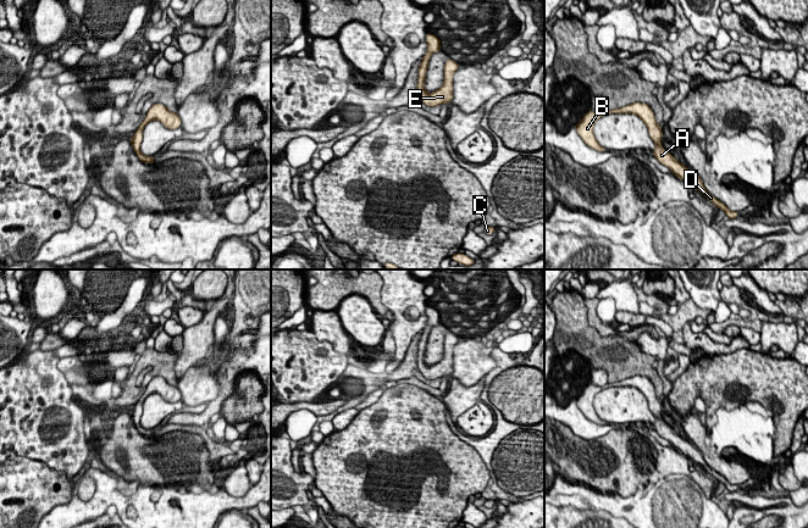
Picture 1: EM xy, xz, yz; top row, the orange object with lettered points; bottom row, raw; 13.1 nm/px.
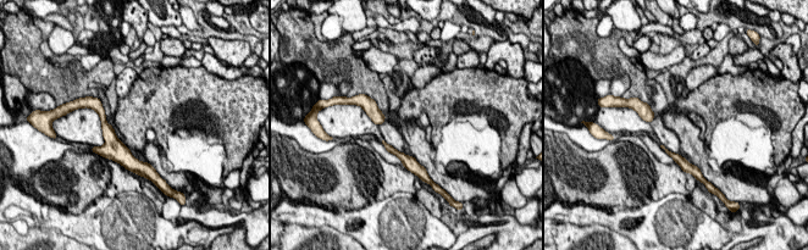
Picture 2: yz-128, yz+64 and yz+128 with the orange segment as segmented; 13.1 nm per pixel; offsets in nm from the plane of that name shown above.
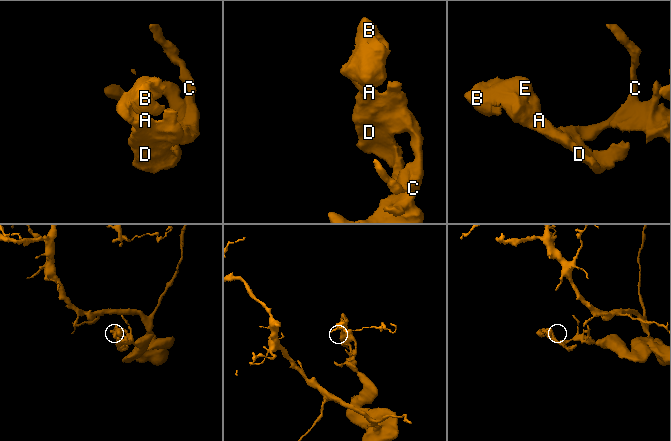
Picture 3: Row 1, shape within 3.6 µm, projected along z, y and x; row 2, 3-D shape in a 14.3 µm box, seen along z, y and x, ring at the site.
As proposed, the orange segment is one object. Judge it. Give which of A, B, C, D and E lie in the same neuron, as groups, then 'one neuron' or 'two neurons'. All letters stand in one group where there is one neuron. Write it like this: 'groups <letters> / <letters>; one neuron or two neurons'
groups A B C D E; one neuron

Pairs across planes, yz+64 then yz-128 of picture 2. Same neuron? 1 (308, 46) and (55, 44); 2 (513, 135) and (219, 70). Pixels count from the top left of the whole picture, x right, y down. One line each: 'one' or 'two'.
1: two
2: two

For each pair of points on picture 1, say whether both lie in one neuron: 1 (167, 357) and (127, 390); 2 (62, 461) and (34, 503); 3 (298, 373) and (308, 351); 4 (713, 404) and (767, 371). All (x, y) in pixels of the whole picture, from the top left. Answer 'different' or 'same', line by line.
1: same
2: different
3: same
4: same

